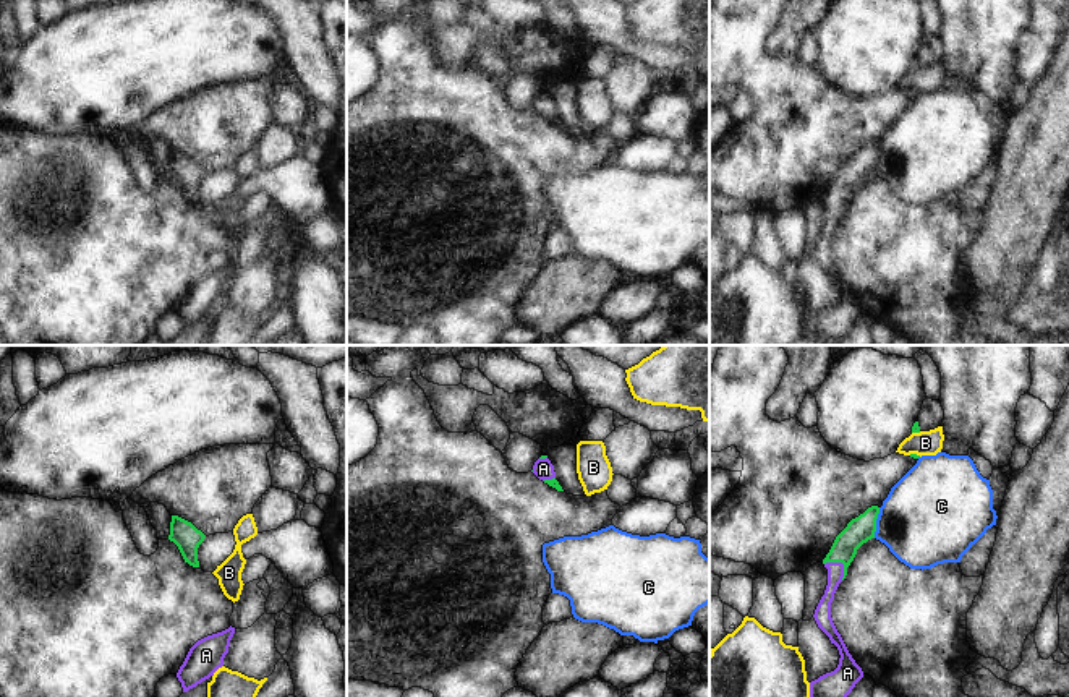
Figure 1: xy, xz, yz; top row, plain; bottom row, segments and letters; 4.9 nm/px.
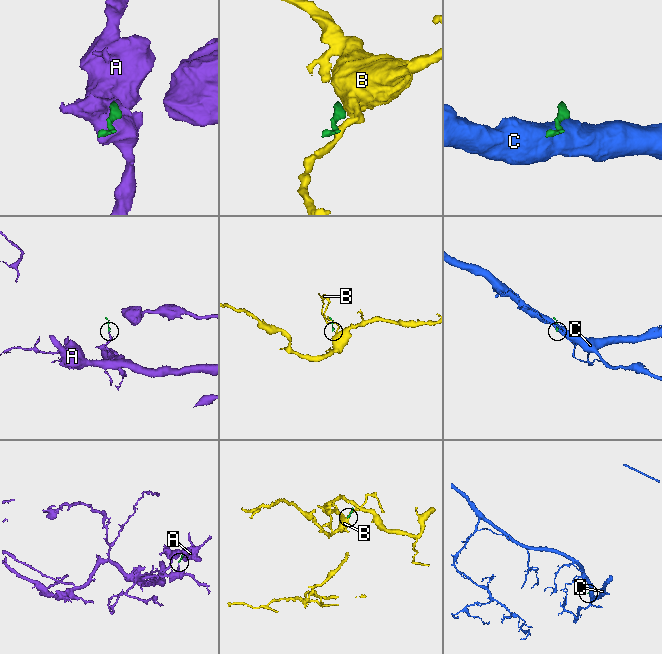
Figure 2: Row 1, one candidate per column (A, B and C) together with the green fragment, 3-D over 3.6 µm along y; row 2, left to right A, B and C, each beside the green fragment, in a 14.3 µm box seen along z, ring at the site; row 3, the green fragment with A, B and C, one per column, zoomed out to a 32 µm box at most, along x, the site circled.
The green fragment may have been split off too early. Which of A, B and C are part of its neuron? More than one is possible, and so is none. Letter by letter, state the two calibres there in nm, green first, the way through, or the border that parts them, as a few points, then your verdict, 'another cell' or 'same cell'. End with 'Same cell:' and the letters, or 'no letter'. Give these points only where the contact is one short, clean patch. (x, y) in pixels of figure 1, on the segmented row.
A: 140/80 nm | across yz (859, 530), (846, 543), (841, 561), (834, 569) | same cell
B: 20/130 nm | along yz (909, 454), (920, 456) | another cell
C: 140/460 nm | another cell
Same cell: A

